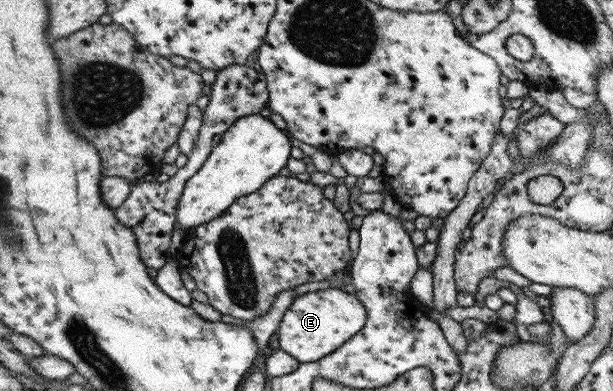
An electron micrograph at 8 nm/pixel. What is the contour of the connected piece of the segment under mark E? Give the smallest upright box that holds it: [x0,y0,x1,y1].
[276,287,366,363]

